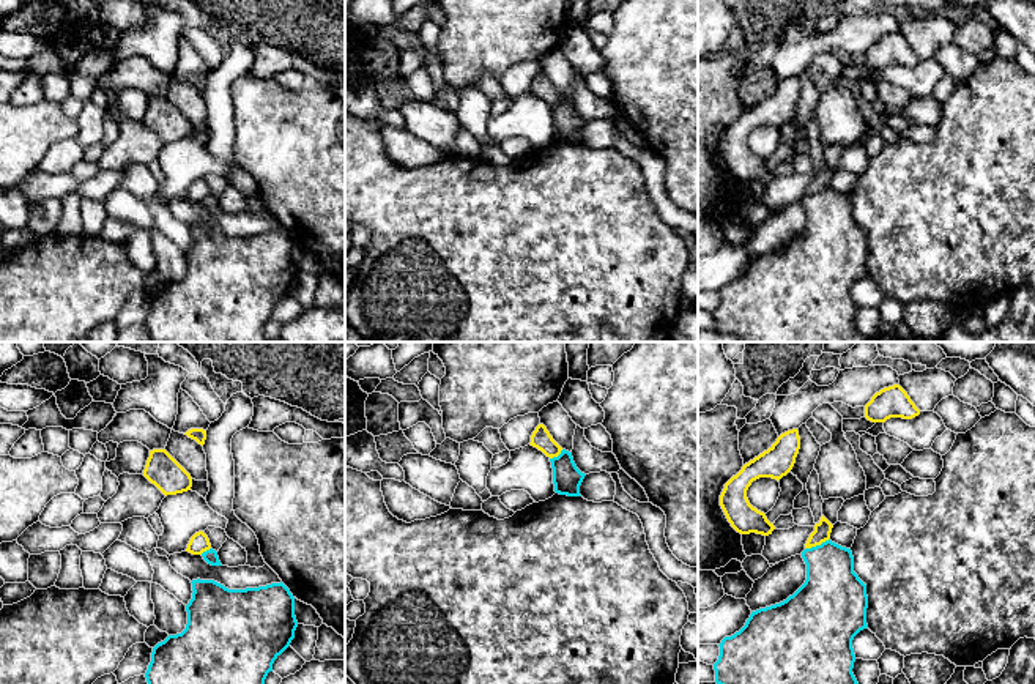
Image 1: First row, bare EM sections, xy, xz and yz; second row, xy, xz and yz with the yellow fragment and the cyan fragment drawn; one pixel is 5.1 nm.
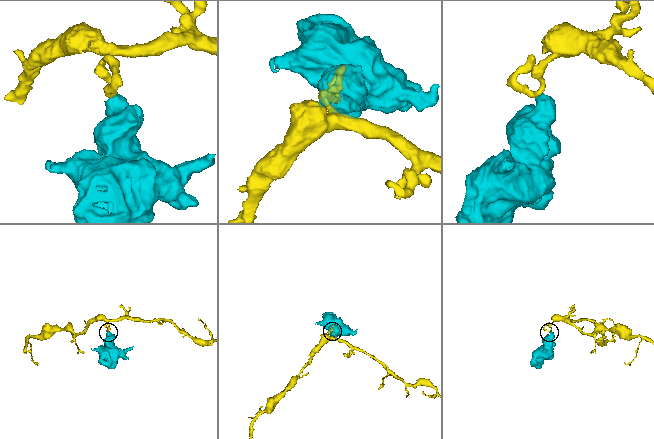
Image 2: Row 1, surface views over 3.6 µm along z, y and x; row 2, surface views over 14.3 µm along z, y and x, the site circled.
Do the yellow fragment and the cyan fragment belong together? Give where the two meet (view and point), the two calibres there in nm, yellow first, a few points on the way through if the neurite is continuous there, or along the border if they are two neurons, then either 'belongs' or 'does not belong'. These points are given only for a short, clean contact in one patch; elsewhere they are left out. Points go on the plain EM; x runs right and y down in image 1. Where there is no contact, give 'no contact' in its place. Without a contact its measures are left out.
yz (816, 191) | 90/300 nm | across yz (823, 177), (816, 191), (829, 211), (832, 237) | belongs

